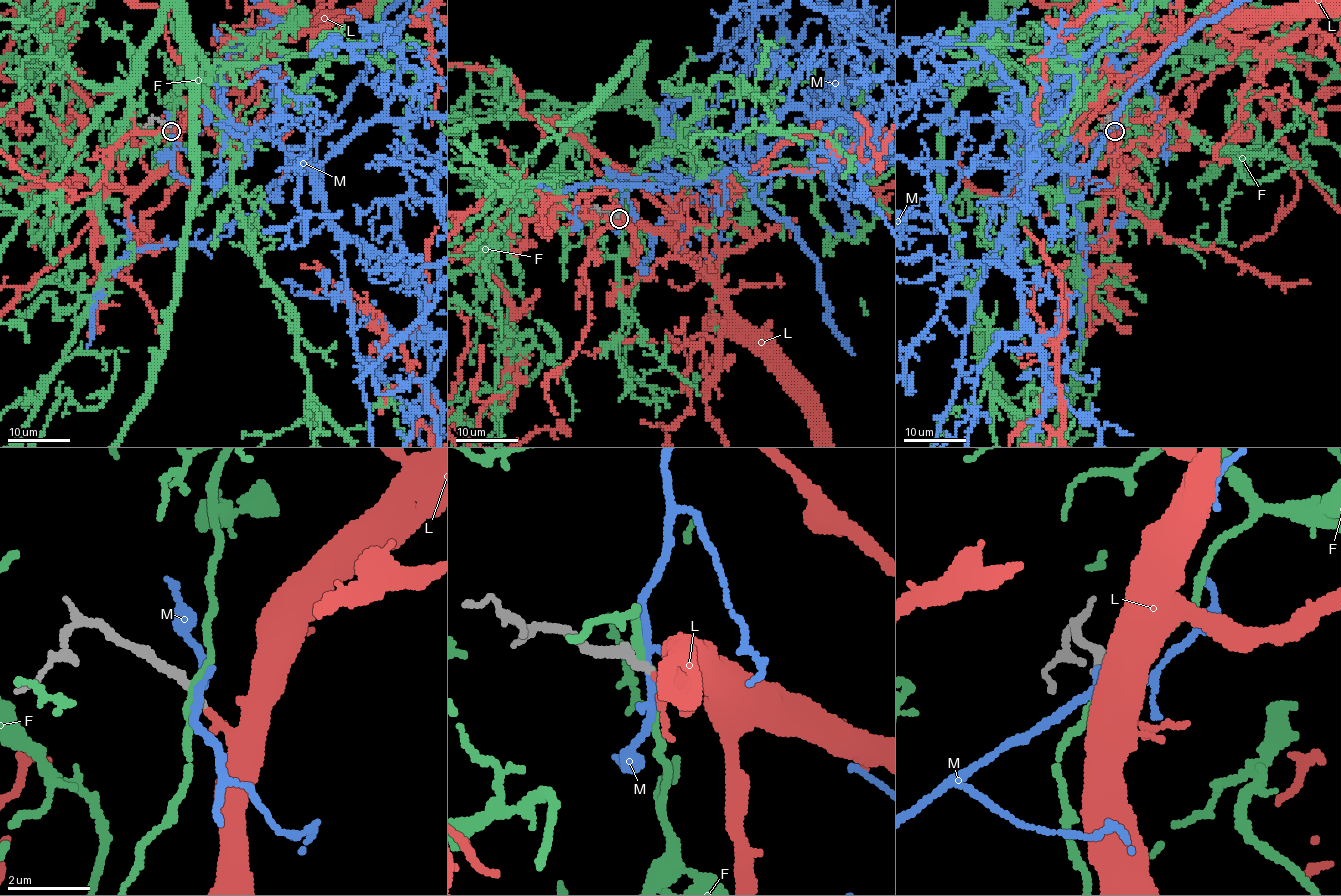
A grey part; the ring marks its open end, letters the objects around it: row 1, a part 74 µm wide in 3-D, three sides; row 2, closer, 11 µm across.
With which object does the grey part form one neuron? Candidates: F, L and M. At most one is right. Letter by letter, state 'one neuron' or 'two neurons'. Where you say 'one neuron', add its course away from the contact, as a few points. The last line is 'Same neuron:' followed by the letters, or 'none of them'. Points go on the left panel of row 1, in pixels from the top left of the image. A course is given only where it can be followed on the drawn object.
F: two neurons
L: one neuron
M: two neurons
Same neuron: L

